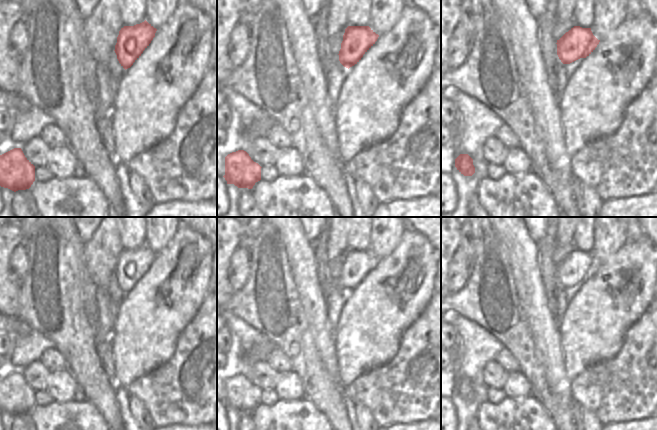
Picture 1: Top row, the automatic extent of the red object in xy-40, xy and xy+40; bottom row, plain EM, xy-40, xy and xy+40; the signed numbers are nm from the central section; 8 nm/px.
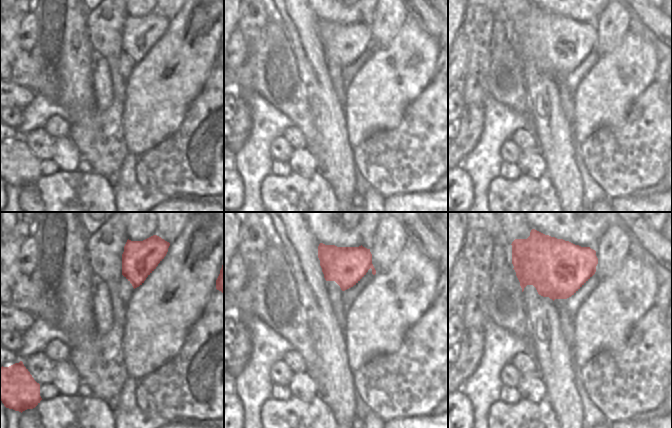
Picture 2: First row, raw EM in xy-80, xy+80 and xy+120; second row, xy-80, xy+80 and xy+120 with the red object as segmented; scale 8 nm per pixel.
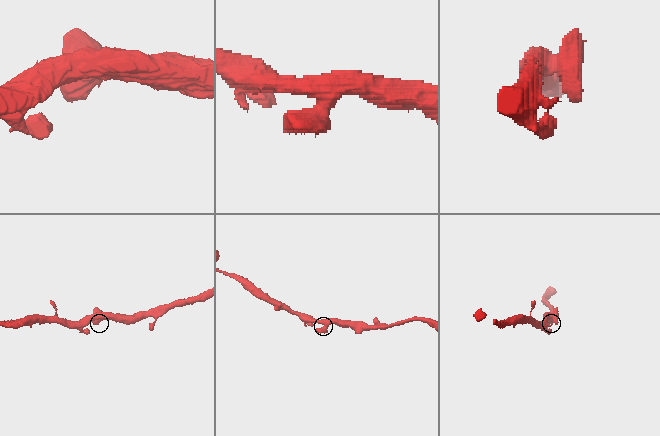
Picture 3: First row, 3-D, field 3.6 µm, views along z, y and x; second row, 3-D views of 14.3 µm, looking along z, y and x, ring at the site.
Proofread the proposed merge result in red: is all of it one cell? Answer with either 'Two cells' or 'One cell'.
One cell

